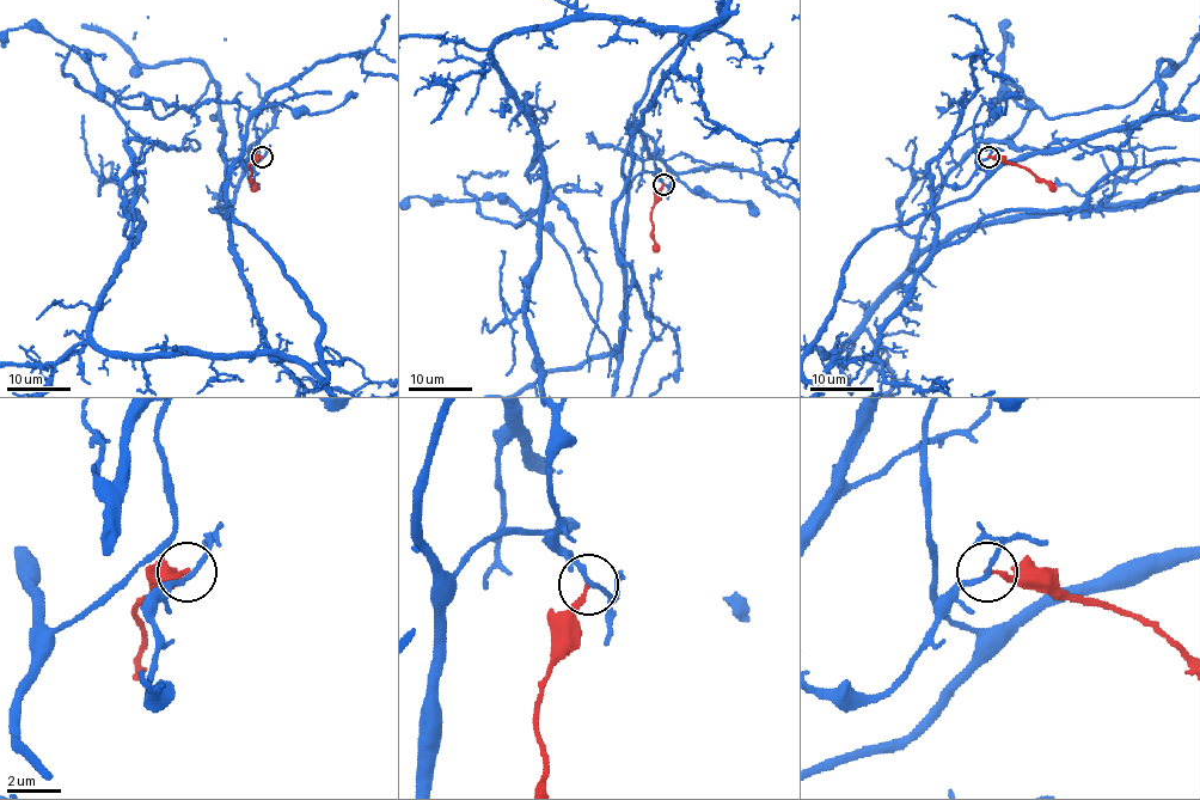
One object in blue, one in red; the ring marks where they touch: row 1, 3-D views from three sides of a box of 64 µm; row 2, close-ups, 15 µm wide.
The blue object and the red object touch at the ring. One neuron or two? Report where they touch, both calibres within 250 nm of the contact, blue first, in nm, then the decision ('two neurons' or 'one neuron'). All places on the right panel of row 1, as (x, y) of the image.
place (989, 157); calibres 180 and 190 nm; two neurons

